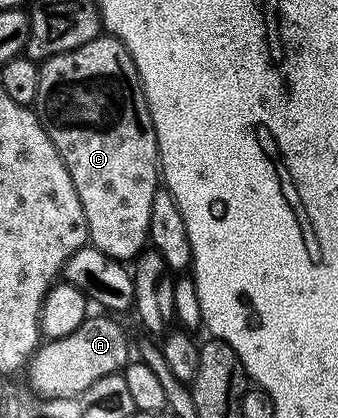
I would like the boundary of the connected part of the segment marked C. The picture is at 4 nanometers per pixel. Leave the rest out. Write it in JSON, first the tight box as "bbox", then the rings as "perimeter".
{"bbox":[34,33,162,261],"perimeter":[[[104,33],[99,39],[78,49],[43,60],[34,110],[50,141],[54,141],[54,149],[58,149],[66,165],[70,181],[74,181],[74,189],[78,189],[78,201],[82,201],[82,213],[88,230],[88,243],[106,253],[106,257],[119,261],[135,260],[149,242],[150,204],[161,186],[162,176],[156,130],[138,69],[130,53],[117,39]]]}

